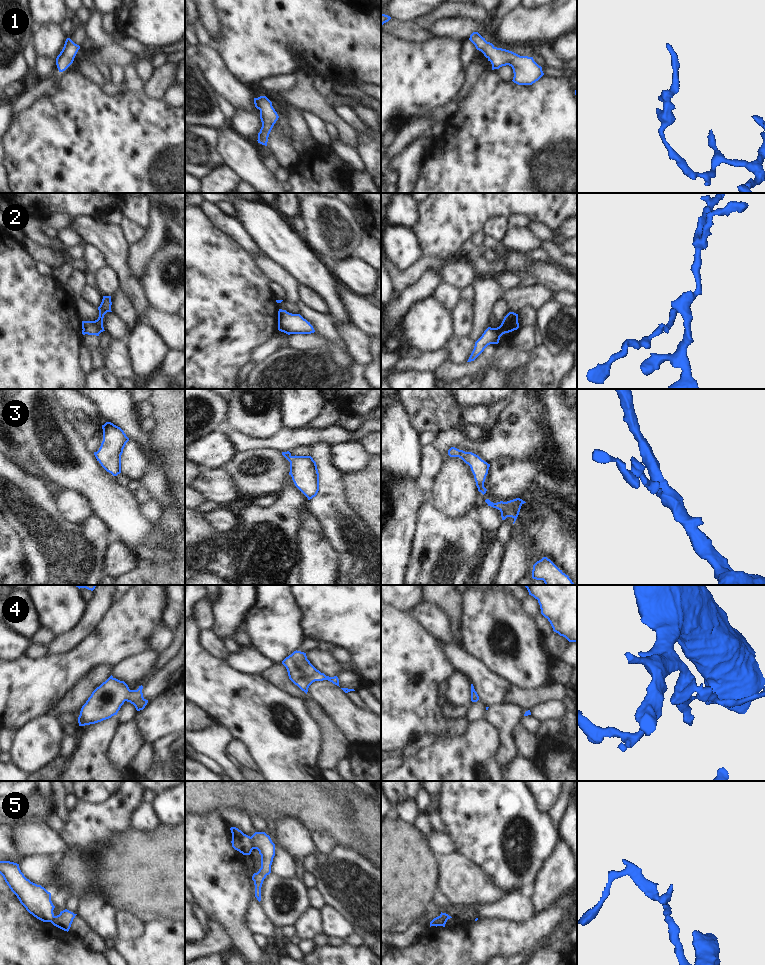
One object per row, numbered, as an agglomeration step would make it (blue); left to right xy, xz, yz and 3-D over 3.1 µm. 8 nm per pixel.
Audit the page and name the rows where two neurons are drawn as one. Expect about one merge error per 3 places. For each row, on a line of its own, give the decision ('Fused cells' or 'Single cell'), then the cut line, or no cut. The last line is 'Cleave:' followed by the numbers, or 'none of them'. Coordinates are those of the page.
1: Single cell. No split
2: Single cell. No split
3: Single cell. No split
4: Single cell. No split
5: Fused cells. Split along xz (249, 837), (253, 848)
Cleave: 5

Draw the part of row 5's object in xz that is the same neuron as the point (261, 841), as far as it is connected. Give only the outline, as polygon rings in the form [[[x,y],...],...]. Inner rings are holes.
[[[255,832],[250,840],[253,849],[257,849],[261,855],[261,868],[252,876],[255,885],[255,897],[260,902],[263,881],[271,873],[271,865],[275,856],[275,844],[265,832]]]

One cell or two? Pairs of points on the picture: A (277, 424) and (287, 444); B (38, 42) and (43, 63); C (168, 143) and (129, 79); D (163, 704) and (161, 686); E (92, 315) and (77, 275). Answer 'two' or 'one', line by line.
A: two
B: two
C: two
D: two
E: one

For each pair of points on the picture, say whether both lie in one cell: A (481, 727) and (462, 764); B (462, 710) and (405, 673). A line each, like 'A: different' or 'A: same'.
A: same
B: different

